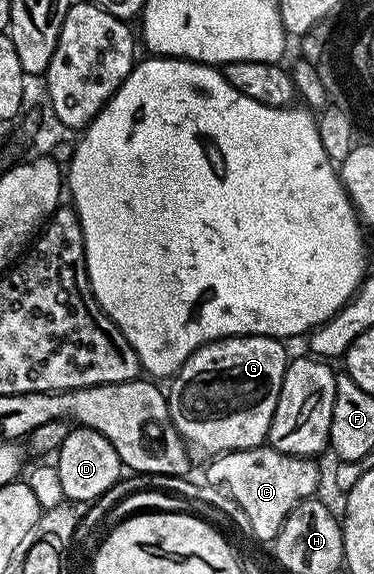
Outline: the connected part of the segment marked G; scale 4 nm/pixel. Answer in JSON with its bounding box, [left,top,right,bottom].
[167,334,285,456]

